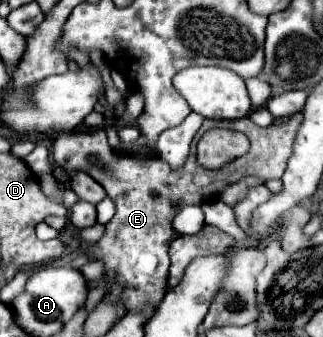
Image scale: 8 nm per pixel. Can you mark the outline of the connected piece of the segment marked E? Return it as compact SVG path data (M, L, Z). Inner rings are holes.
M297 112L293 114L293 118L289 118L289 122L285 122L285 126L269 126L269 128L259 128L255 126L249 118L241 118L241 120L231 120L231 122L223 122L223 120L203 120L203 126L197 134L197 138L207 132L209 128L213 126L219 126L219 128L231 128L231 130L239 130L243 132L245 136L249 136L251 140L251 150L247 152L247 156L241 156L233 162L229 162L227 166L219 168L219 170L203 170L201 166L197 166L195 162L195 142L191 144L191 152L189 152L189 158L185 160L185 164L181 168L171 168L163 158L159 156L153 156L153 158L143 158L143 160L137 160L135 156L131 154L121 154L117 156L117 152L109 146L107 142L107 134L103 134L103 130L93 130L93 132L65 132L65 134L59 134L55 144L53 144L53 160L67 168L67 170L81 170L81 172L87 172L95 182L99 182L107 196L115 202L115 216L111 218L111 222L105 224L105 234L103 238L93 244L89 248L89 256L103 262L105 266L105 272L99 280L93 280L89 282L89 288L97 288L97 286L107 286L107 294L105 296L113 296L117 298L119 304L125 306L127 312L139 312L145 314L145 318L153 318L153 314L157 312L157 306L161 304L165 292L167 292L167 276L169 276L169 244L179 236L175 230L173 230L173 218L175 214L185 208L185 206L201 206L203 202L207 200L213 200L217 198L217 194L221 194L229 184L235 184L239 182L241 178L245 176L255 176L255 178L261 178L261 180L269 180L269 178L281 178L283 172L285 172L285 166L287 166L287 160L289 156L293 154L293 142L295 142L295 136L297 136L297 130L303 122L303 112Z

